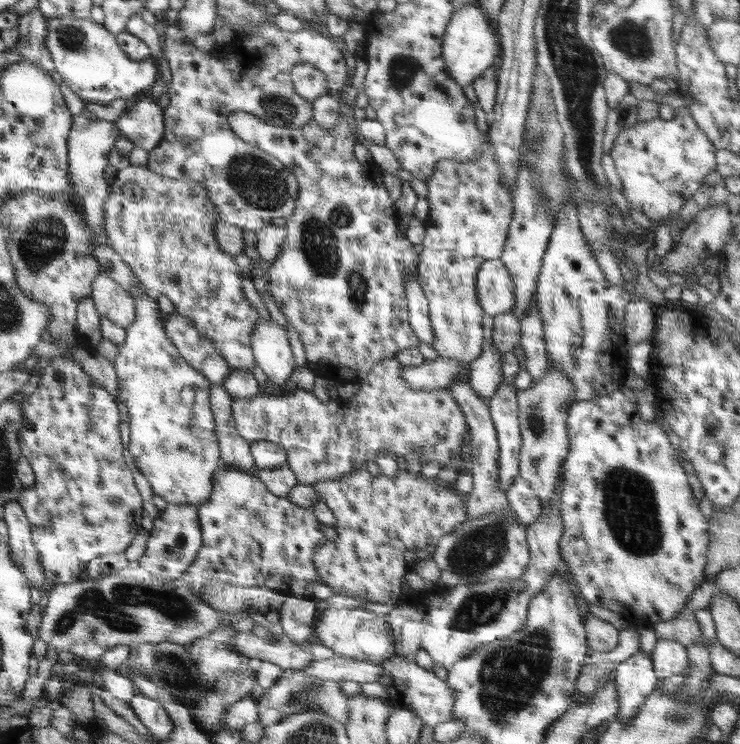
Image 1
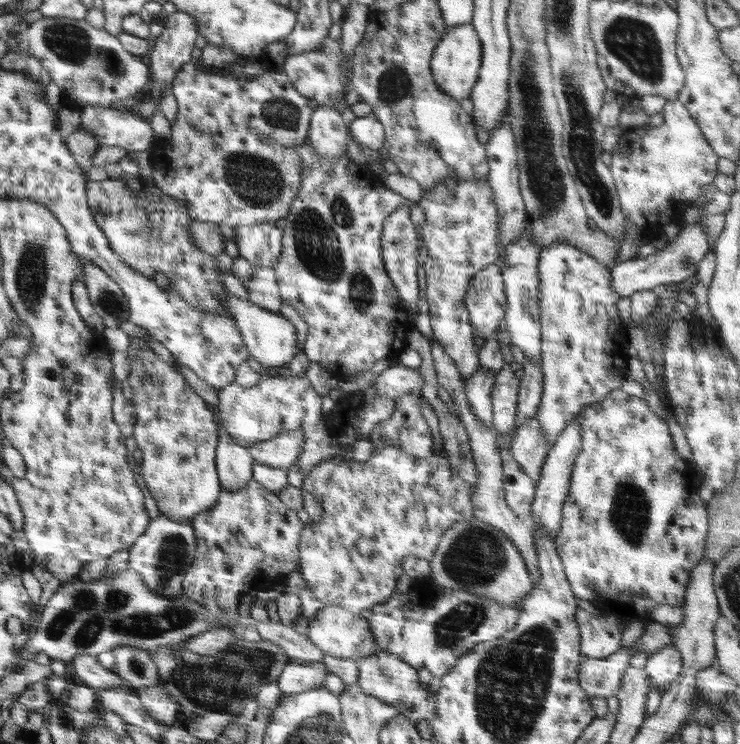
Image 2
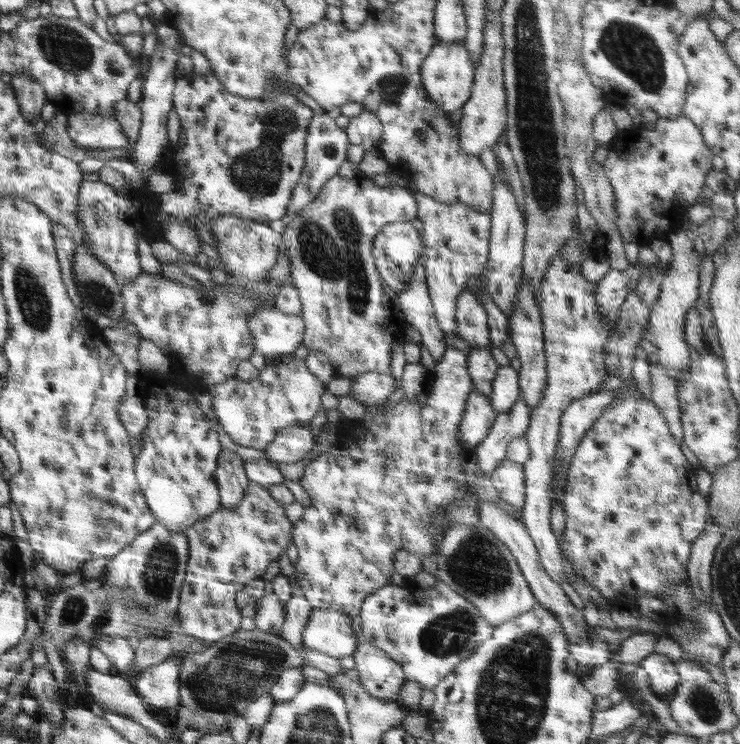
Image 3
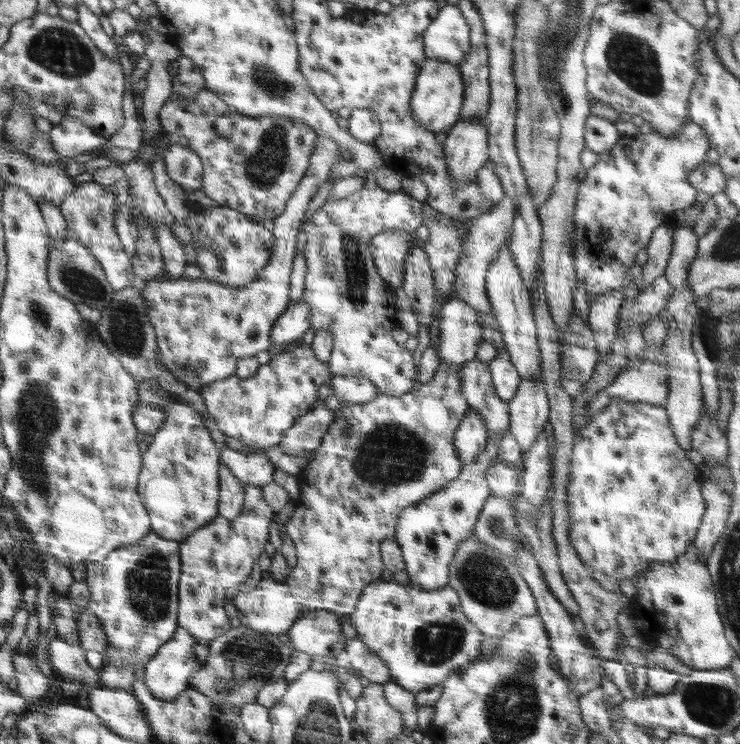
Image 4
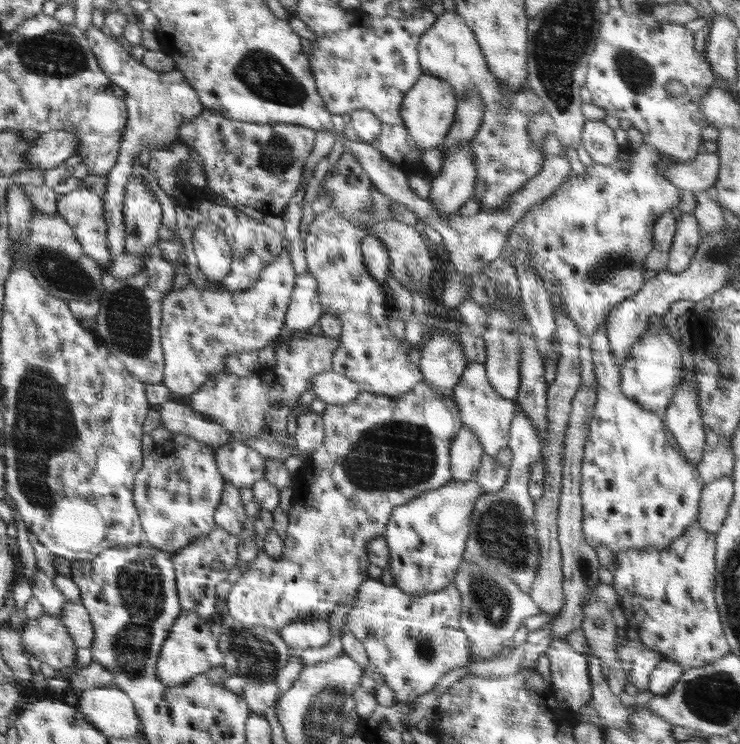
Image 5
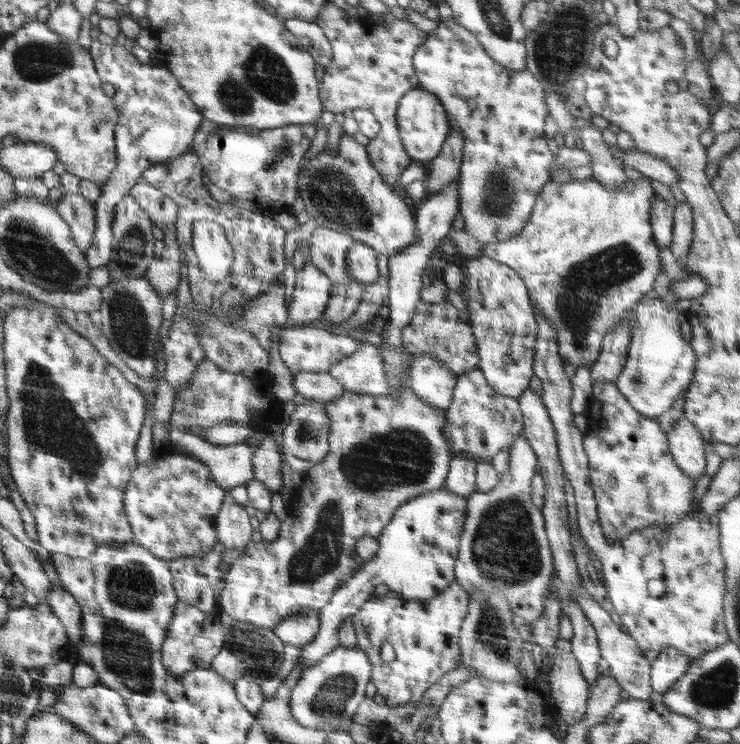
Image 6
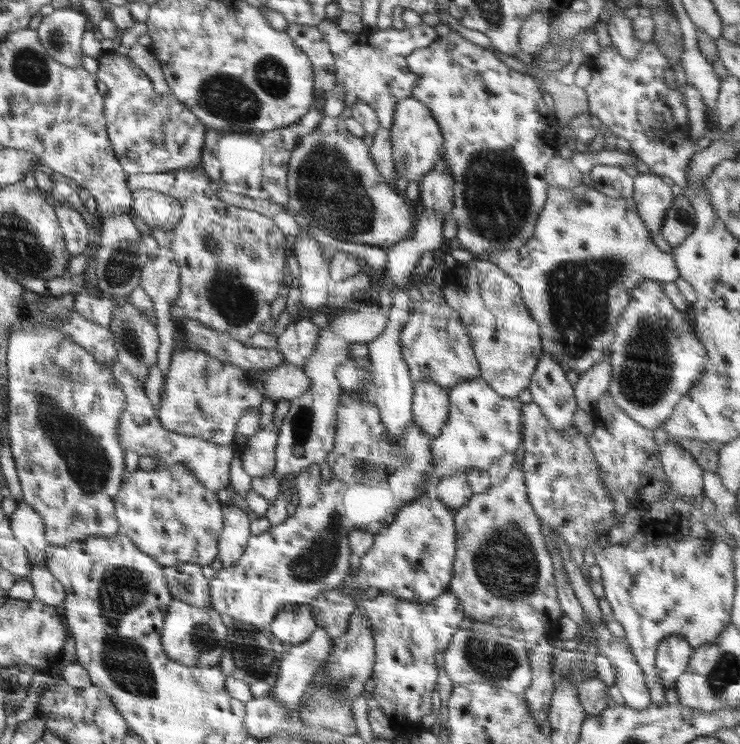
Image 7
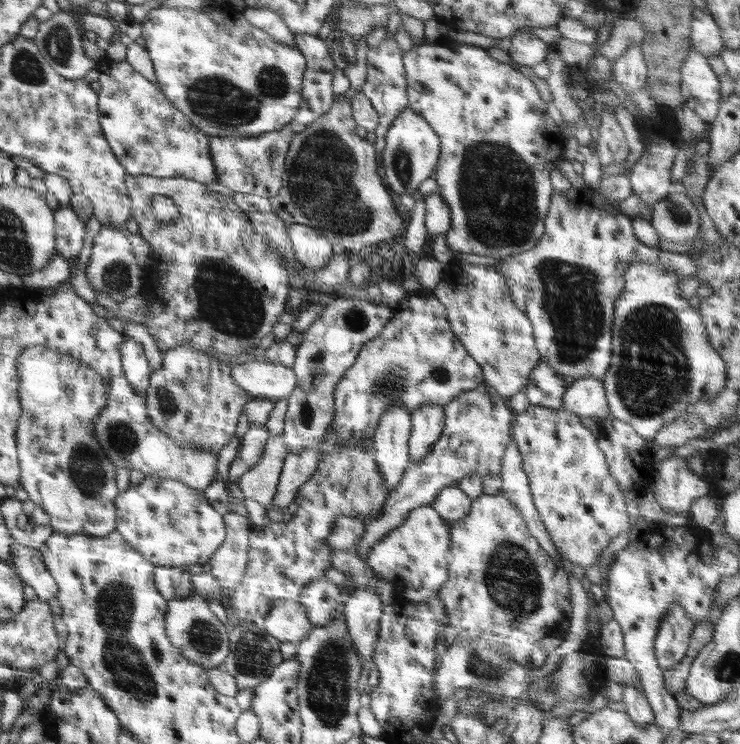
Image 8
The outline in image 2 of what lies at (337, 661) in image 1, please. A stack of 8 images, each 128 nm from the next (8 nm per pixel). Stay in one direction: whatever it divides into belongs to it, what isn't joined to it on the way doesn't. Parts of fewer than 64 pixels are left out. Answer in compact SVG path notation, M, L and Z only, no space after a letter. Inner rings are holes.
M291 661L279 676L278 689L282 695L296 695L324 686L324 677L331 673L322 662Z

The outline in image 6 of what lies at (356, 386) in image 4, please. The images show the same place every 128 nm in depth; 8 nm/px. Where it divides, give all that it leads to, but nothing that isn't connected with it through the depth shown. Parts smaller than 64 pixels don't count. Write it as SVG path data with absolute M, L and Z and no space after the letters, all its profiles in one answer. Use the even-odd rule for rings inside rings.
M302 370L292 378L292 384L300 396L306 399L331 401L344 394L345 388L326 370Z

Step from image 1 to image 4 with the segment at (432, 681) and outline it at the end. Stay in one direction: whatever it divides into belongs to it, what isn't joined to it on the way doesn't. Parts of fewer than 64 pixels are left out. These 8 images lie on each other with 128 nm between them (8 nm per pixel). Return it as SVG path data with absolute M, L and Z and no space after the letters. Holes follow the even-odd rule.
M358 638L347 640L343 658L351 671L368 678L372 684L384 686L392 682L385 662Z

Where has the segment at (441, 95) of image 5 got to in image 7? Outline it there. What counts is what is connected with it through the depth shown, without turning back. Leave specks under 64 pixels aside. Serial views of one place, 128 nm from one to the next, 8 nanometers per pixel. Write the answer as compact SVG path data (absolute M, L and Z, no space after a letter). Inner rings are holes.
M408 97L396 106L393 125L390 130L392 143L392 160L394 163L395 179L403 176L408 182L420 182L435 164L443 159L444 140L442 130L434 117L432 109L420 103L416 97Z

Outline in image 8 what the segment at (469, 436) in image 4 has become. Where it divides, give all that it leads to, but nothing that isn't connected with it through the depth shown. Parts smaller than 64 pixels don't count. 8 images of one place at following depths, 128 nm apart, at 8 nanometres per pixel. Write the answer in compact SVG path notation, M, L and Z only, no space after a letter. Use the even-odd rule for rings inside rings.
M456 484L443 488L431 505L438 512L446 524L454 524L457 520L463 520L471 509L471 498Z

